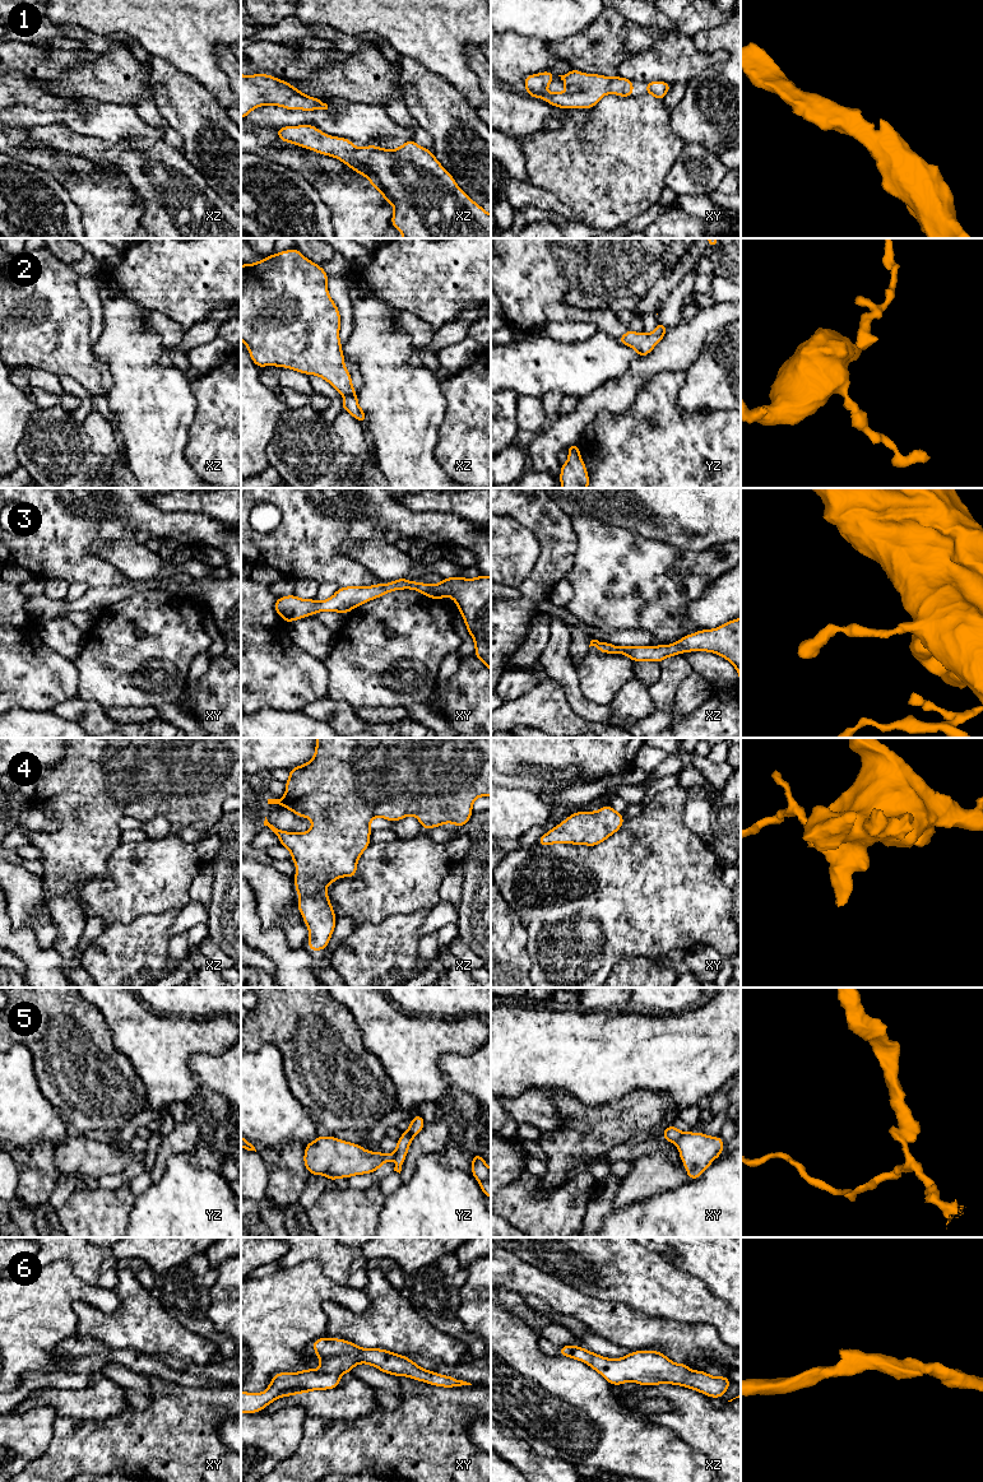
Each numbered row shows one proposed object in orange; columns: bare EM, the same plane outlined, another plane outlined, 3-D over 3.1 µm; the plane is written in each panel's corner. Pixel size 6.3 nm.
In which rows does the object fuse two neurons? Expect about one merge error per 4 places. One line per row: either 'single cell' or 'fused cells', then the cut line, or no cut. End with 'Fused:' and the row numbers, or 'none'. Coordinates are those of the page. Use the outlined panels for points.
1: single cell; no cut
2: single cell; no cut
3: single cell; no cut
4: single cell; no cut
5: fused cells; cut in yz along (403, 1133), (413, 1136)
6: single cell; no cut
Fused: 5

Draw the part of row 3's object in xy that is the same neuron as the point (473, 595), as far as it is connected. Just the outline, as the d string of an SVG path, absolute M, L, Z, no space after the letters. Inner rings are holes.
M481 575L476 579L454 576L442 579L440 584L433 585L426 585L421 581L409 582L407 577L402 577L390 584L338 587L331 598L323 601L300 599L293 594L277 598L274 610L286 623L319 612L347 614L363 603L403 589L419 591L433 600L450 596L456 603L465 627L476 644L474 655L491 673L491 576Z

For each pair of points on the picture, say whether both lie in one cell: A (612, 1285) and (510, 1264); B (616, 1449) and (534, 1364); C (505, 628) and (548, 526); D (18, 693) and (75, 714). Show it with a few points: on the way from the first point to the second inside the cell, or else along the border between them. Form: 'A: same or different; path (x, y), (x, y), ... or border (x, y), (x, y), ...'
A: different; border (516, 1257), (553, 1274), (569, 1287)
B: same; path (604, 1426), (588, 1410), (574, 1403), (557, 1387)
C: same; path (527, 603), (532, 591), (548, 571), (548, 552)
D: different; border (77, 695), (59, 702), (51, 710)

